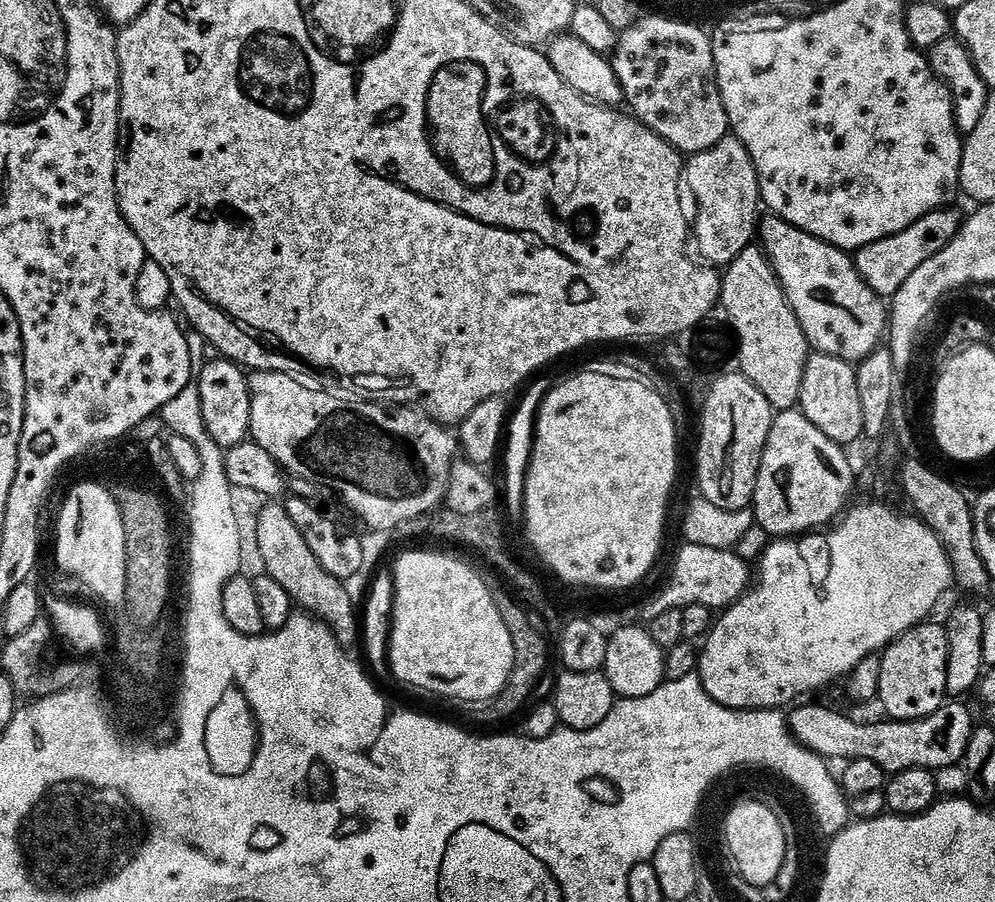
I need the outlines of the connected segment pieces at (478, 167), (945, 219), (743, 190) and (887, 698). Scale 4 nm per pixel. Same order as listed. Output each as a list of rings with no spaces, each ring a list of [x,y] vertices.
[[[456,60],[440,68],[436,85],[430,86],[432,92],[431,110],[428,111],[430,143],[436,155],[444,162],[456,164],[460,176],[472,180],[472,184],[492,182],[496,176],[496,163],[489,132],[484,132],[480,124],[480,88],[486,87],[484,68],[474,62]]]
[[[952,206],[938,208],[918,218],[914,226],[893,236],[882,238],[878,242],[870,242],[870,246],[859,249],[854,259],[866,286],[870,286],[870,290],[874,290],[882,298],[891,298],[898,290],[902,290],[902,282],[906,282],[906,278],[910,278],[910,274],[914,274],[914,270],[922,266],[922,262],[934,258],[934,254],[942,251],[958,234],[962,216],[959,216],[954,209]]]
[[[727,135],[718,142],[718,146],[710,146],[710,150],[702,150],[696,156],[689,156],[686,160],[686,188],[692,191],[696,199],[696,224],[694,220],[694,236],[700,252],[707,263],[712,266],[727,266],[732,263],[742,250],[746,250],[758,232],[758,215],[762,210],[760,199],[760,176],[756,172],[754,162],[742,146],[742,142],[734,135]]]
[[[925,622],[911,628],[897,640],[883,649],[881,660],[881,677],[878,678],[878,704],[881,704],[893,721],[924,719],[943,707],[946,703],[946,666],[948,665],[948,629],[943,623]]]

